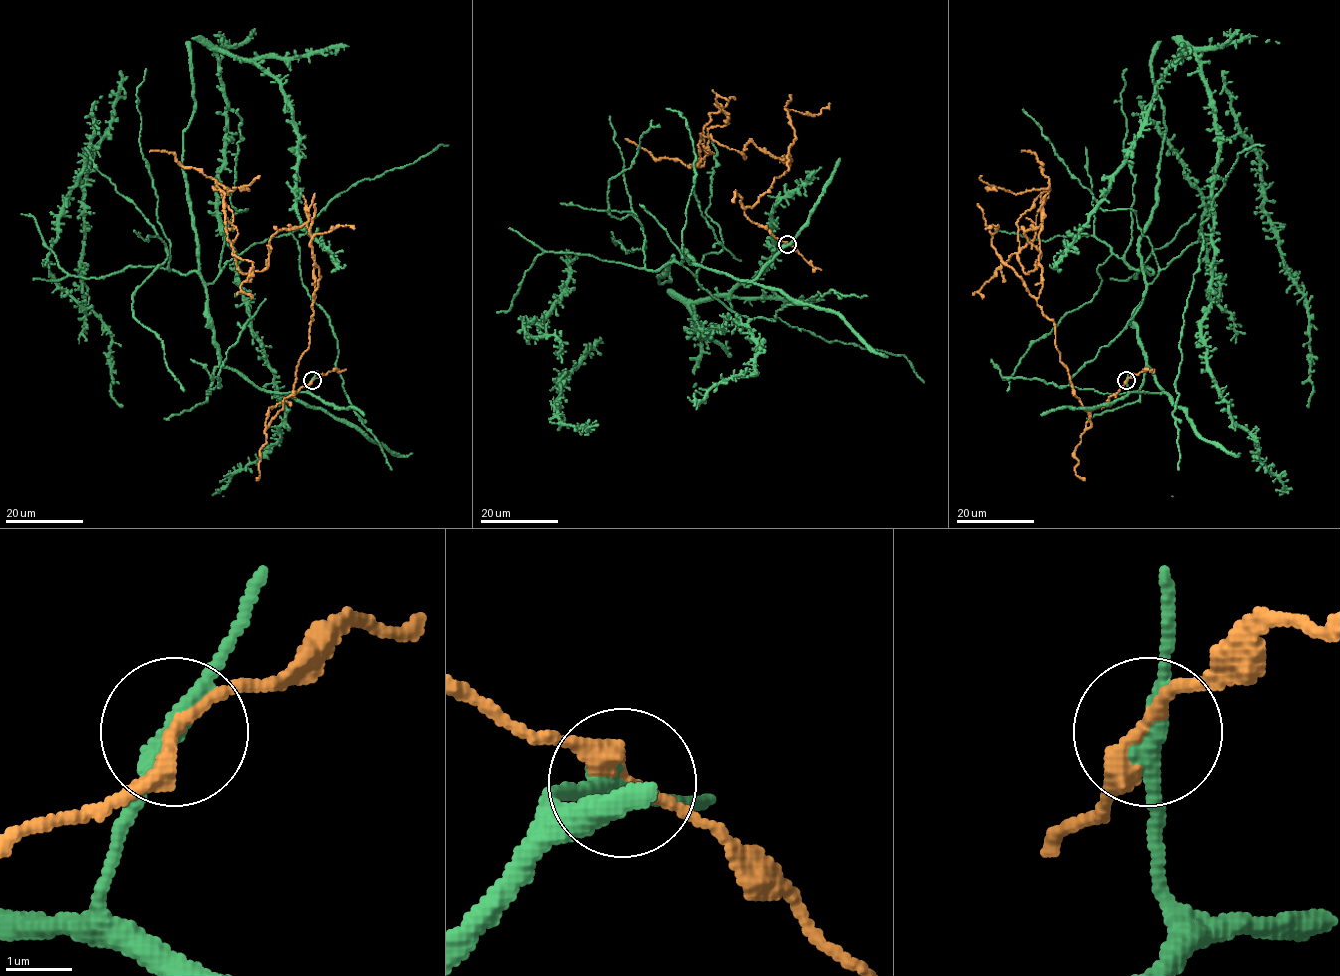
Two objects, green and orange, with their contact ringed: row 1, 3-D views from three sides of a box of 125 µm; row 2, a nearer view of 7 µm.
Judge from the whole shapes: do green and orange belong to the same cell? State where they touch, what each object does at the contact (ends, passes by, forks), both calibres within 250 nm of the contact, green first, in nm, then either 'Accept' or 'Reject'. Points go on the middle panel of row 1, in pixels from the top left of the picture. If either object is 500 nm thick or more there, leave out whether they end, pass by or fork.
Place: (787, 244). At the ring green passes by. At the ring orange passes by. Thickness 320 nm (green) against 200 nm. Reject

